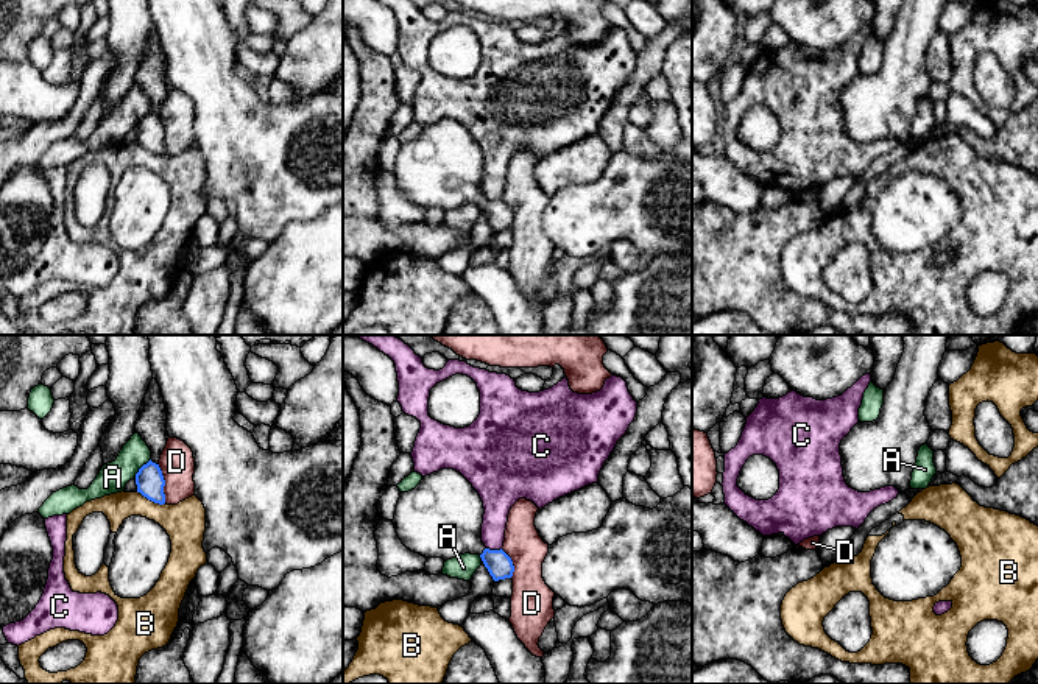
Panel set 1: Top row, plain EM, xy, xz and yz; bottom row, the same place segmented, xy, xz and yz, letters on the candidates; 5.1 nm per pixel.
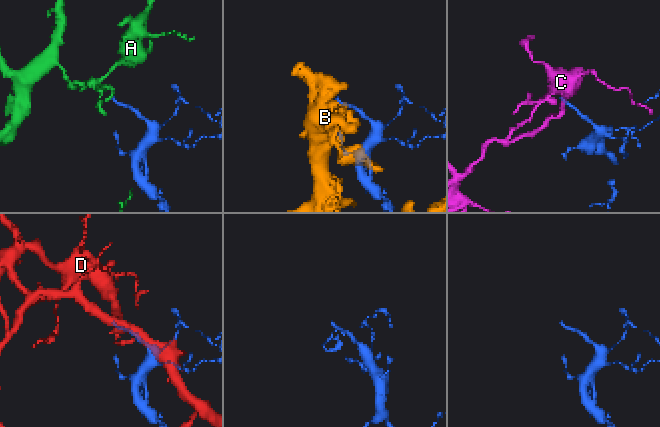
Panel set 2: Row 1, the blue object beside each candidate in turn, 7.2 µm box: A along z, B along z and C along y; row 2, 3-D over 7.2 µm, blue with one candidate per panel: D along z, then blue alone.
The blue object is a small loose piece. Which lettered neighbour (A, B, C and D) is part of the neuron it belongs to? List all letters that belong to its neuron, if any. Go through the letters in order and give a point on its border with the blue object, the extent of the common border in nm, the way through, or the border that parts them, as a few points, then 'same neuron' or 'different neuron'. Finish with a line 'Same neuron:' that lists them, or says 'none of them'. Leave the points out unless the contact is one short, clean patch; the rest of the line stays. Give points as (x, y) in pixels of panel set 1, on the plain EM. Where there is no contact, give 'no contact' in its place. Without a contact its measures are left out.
A: xy (141, 119) | 130 nm | along xy (150, 109), (134, 128) | different neuron
B: xy (150, 150) | 170 nm | along xy (136, 142), (155, 153), (164, 155) | different neuron
C: xz (494, 201) | 80 nm | along xz (487, 198), (501, 200) | different neuron
D: xy (164, 134) | 200 nm | along xy (158, 116), (164, 131), (165, 153) | different neuron
Same neuron: none of them

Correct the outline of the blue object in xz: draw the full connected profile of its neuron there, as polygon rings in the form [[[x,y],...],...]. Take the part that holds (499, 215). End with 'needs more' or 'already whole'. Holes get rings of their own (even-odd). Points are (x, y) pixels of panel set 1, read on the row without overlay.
[[[441,120],[422,128],[415,140],[401,143],[393,175],[402,195],[415,204],[444,212],[464,204],[478,206],[494,232],[511,229],[511,209],[502,199],[489,201],[482,193],[483,165],[483,153],[472,136],[460,123]]]; needs more

